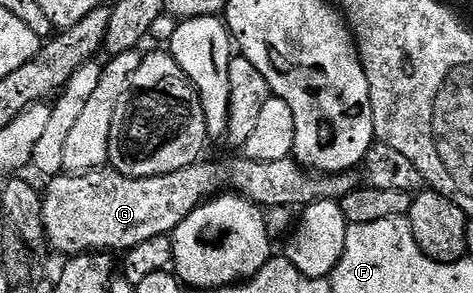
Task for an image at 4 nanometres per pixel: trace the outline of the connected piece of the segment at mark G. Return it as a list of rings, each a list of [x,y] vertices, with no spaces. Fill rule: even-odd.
[[[254,157],[238,158],[239,159],[231,159],[228,163],[207,163],[208,161],[200,161],[193,165],[189,165],[185,169],[177,169],[177,173],[165,173],[161,177],[137,177],[136,179],[130,179],[129,177],[125,177],[121,173],[117,173],[110,169],[84,171],[82,173],[60,173],[48,182],[51,184],[48,185],[47,191],[45,189],[45,194],[42,196],[44,229],[47,231],[47,242],[50,250],[60,251],[60,253],[63,254],[63,257],[81,255],[84,253],[116,253],[115,251],[119,251],[118,253],[126,253],[130,251],[132,247],[141,245],[150,239],[156,239],[162,235],[170,236],[177,229],[177,225],[181,225],[181,221],[185,221],[185,217],[189,217],[189,213],[193,213],[193,209],[197,209],[202,205],[202,203],[206,203],[209,199],[216,198],[216,196],[220,193],[226,192],[228,189],[242,195],[244,199],[249,200],[250,203],[254,203],[256,207],[262,207],[264,209],[285,207],[291,209],[294,208],[294,203],[299,203],[298,205],[306,205],[315,202],[316,199],[333,199],[338,201],[342,199],[344,195],[348,195],[349,192],[355,191],[361,186],[361,179],[358,174],[344,173],[341,175],[324,175],[320,177],[318,174],[304,169],[300,164],[295,162],[294,158],[291,157],[285,159],[257,159]]]

